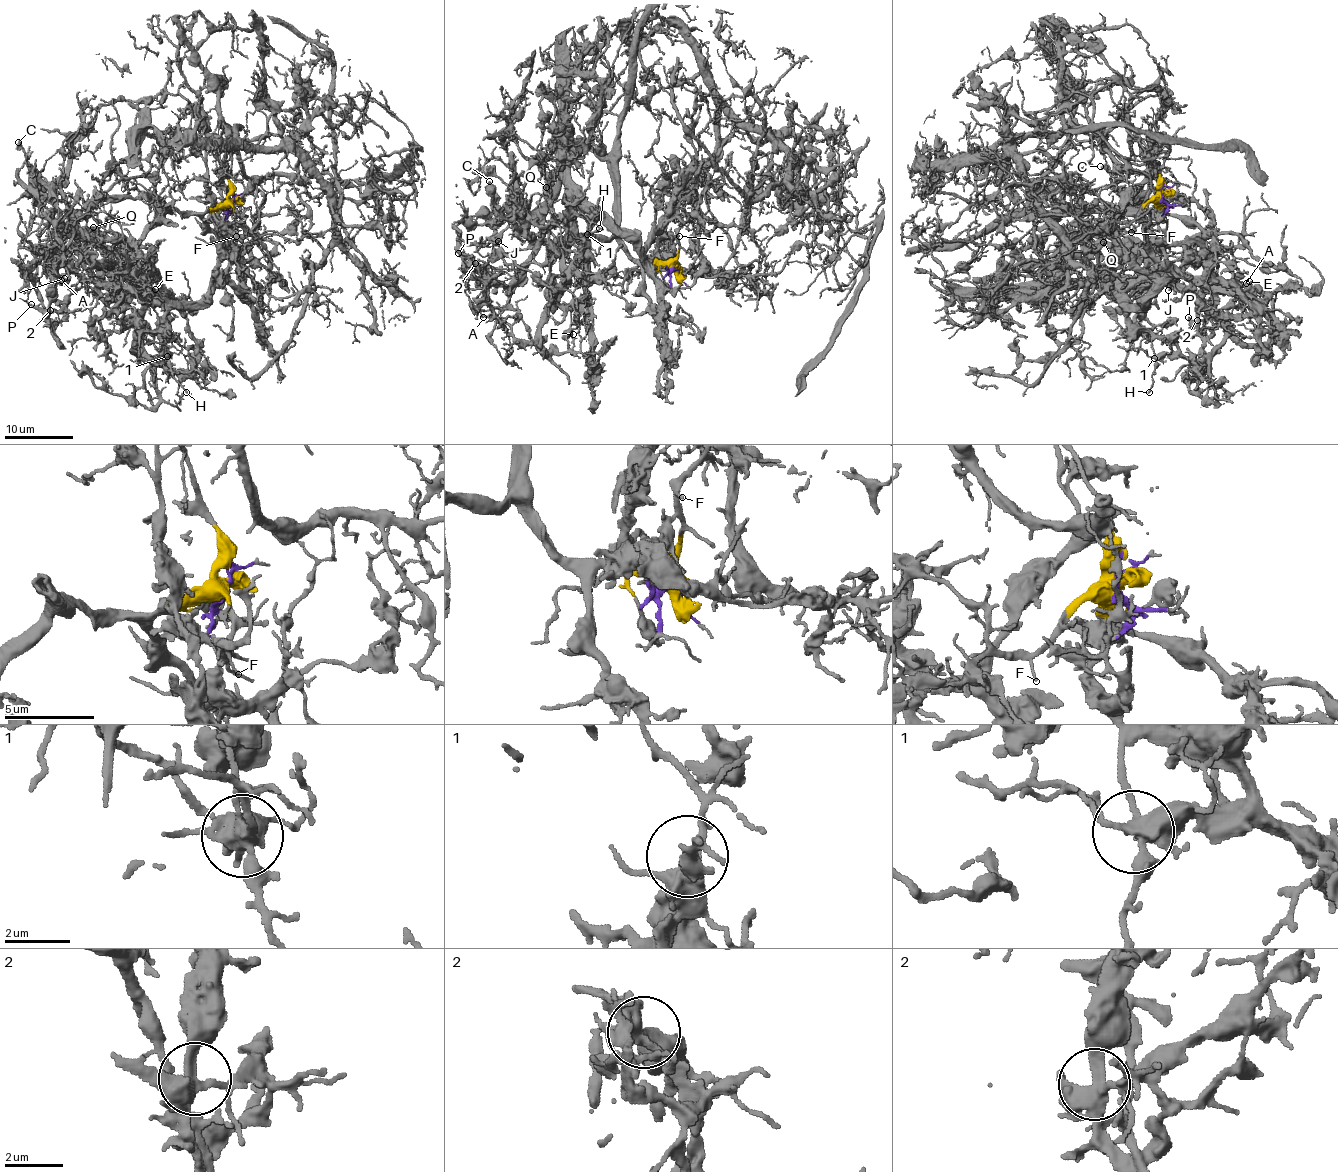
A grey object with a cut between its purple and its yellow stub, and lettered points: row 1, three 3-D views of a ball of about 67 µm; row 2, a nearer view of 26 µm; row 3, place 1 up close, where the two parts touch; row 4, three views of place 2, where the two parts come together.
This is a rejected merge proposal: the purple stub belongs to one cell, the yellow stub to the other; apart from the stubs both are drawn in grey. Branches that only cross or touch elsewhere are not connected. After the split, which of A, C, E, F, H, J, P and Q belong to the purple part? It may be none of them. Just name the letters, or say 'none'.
C, H, Q

